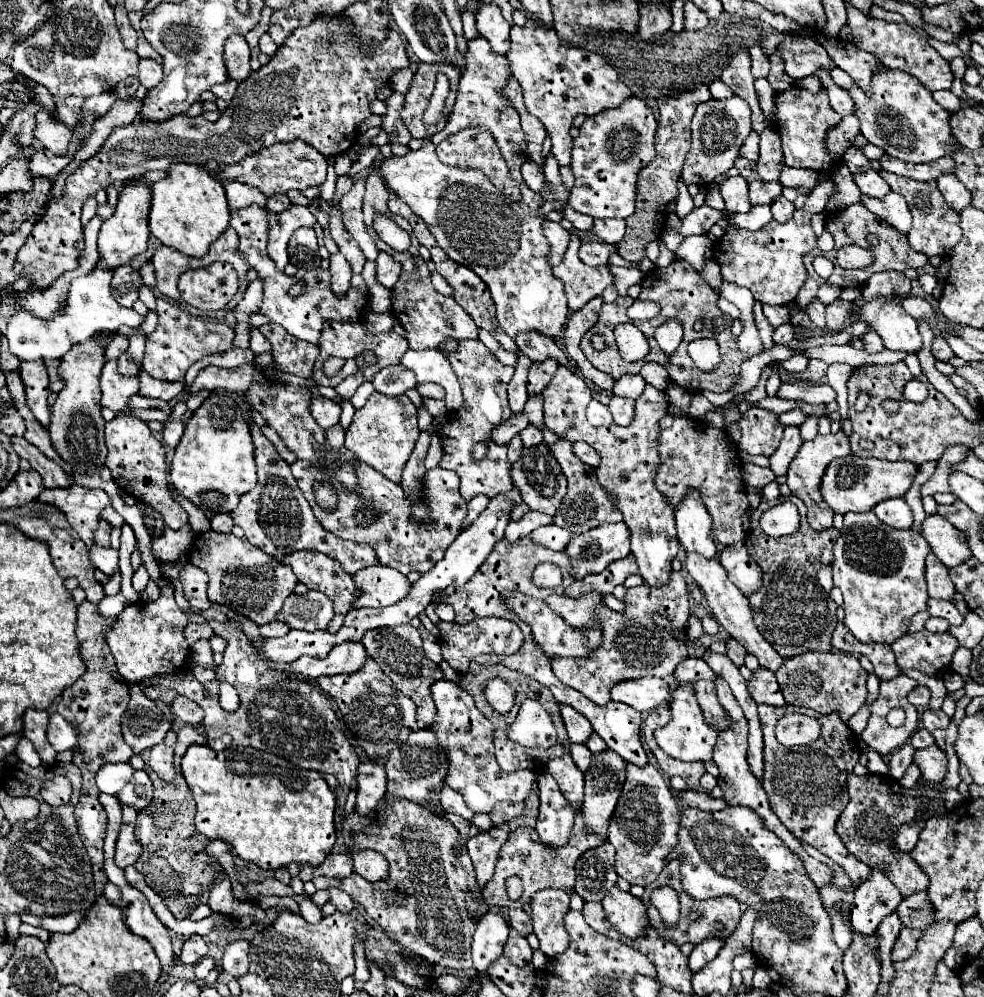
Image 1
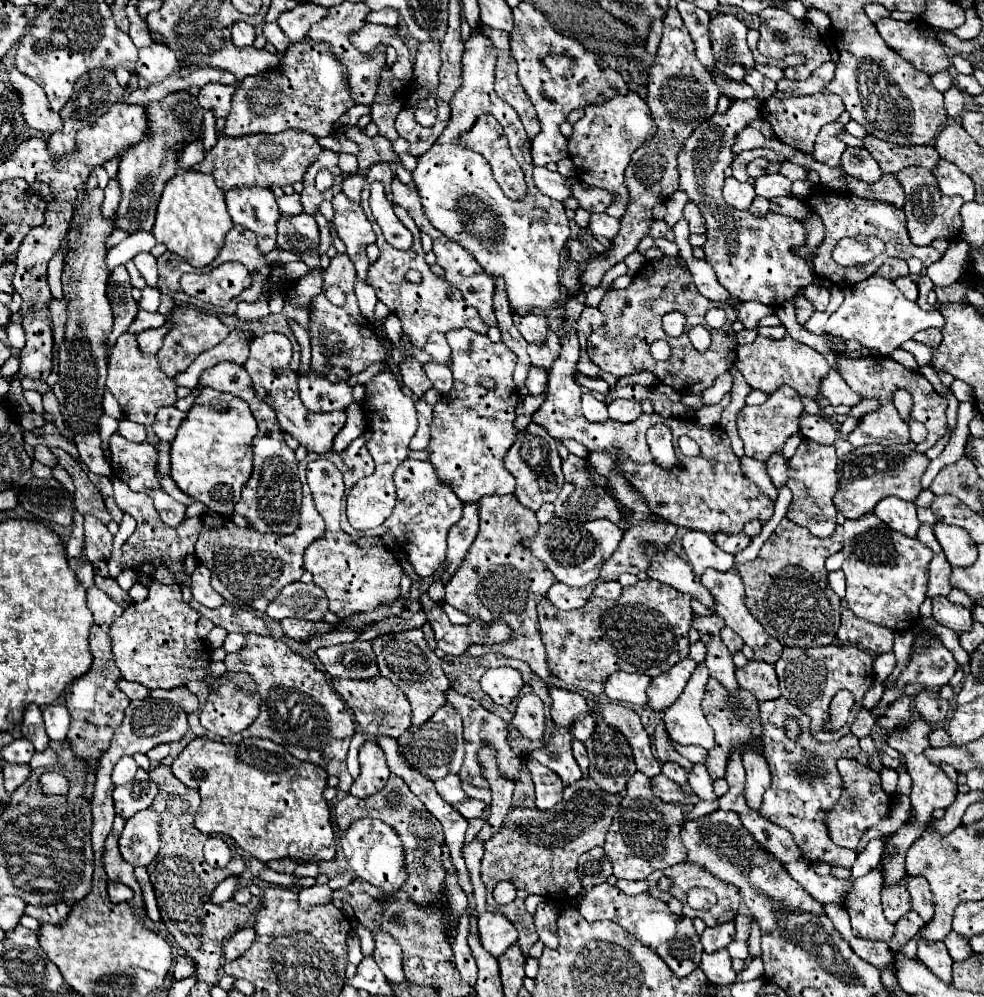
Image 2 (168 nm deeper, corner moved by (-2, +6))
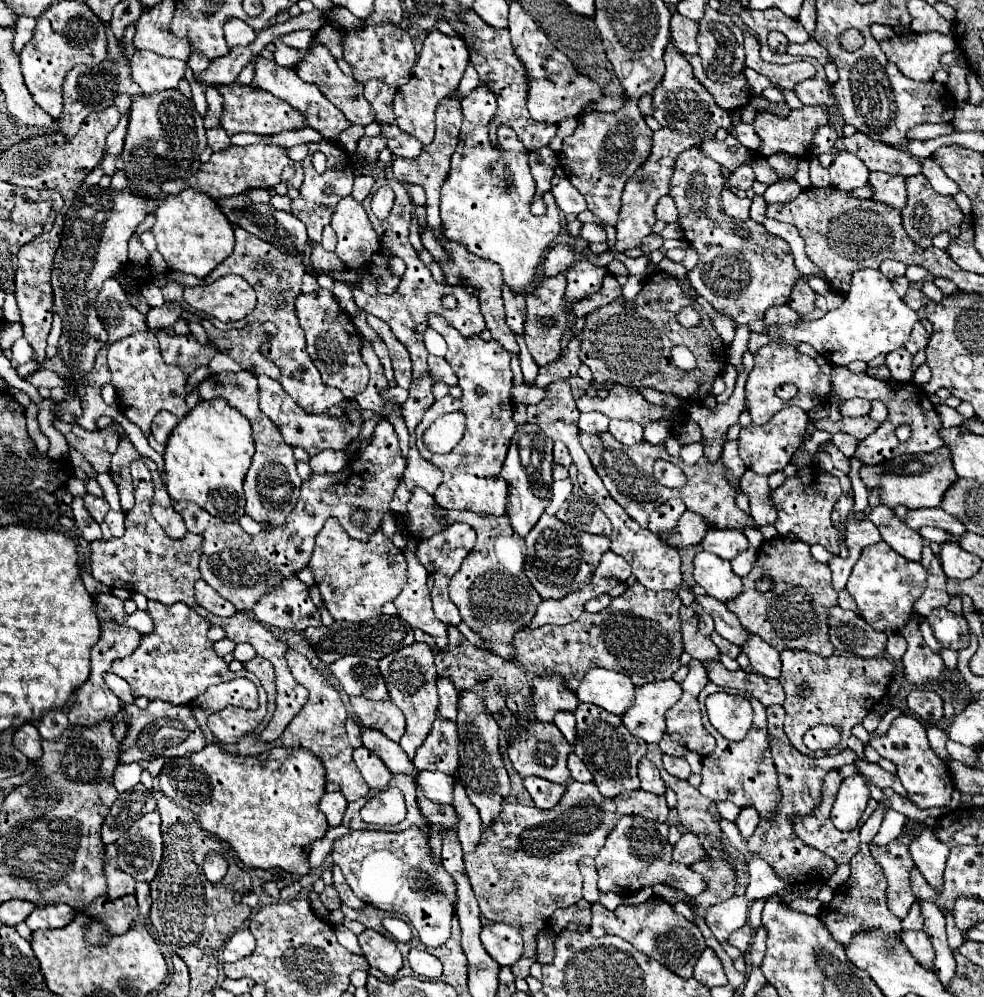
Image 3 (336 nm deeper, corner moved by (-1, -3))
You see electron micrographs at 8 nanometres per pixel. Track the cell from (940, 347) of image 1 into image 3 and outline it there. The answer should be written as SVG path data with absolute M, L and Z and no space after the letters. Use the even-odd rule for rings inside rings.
M917 320L915 322L915 326L913 326L913 330L911 330L911 338L907 340L907 350L911 352L911 354L917 354L919 350L923 350L925 346L927 346L927 342L929 342L929 338L925 336L925 328L923 328L923 324Z

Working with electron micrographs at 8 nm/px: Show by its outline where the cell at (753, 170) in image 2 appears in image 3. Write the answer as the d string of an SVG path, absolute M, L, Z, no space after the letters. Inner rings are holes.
M743 164L741 168L737 168L735 172L731 172L731 176L725 182L725 188L739 188L739 190L747 190L751 188L751 184L755 182L755 174L751 170L749 164Z

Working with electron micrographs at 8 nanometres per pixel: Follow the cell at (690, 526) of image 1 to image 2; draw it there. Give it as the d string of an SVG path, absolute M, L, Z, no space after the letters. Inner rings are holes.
M686 531L682 537L682 547L696 575L702 575L708 567L716 571L728 571L734 563L734 555L718 549L714 539L704 531Z

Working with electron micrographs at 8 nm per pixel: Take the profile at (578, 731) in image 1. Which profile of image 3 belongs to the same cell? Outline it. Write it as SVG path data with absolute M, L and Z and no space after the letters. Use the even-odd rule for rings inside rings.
M561 674L535 676L531 680L535 716L543 722L553 722L553 716L561 710L575 712L579 700L575 692L567 686Z

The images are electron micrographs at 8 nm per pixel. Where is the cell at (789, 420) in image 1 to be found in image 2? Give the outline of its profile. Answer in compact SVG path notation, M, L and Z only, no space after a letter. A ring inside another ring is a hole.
M806 411L800 415L800 431L804 433L804 437L822 445L832 445L836 439L836 429L828 421L824 421L820 415L810 415Z

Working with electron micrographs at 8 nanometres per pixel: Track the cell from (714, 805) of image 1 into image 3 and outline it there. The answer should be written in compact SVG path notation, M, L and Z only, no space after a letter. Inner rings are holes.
M571 782L559 800L559 804L551 810L539 810L535 806L523 806L523 804L511 804L503 802L501 812L497 818L493 818L491 826L481 830L479 844L473 852L463 854L465 862L465 872L469 876L469 884L477 896L481 914L491 920L491 922L507 922L509 926L517 928L523 936L525 942L525 952L519 962L511 966L515 978L527 978L529 968L535 962L537 954L537 934L547 928L551 914L557 908L567 908L575 904L581 896L581 872L577 868L577 862L583 856L595 856L599 848L603 846L605 838L609 832L615 828L621 816L643 816L655 822L665 822L669 814L669 808L665 804L665 796L651 796L651 792L643 790L633 790L633 792L623 792L615 798L605 798L593 782L581 784L581 782Z

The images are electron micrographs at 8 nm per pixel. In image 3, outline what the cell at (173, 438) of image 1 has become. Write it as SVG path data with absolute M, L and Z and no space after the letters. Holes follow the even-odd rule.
M159 412L157 416L155 416L155 420L153 420L153 426L151 426L151 434L155 436L155 440L159 442L159 444L165 444L167 440L169 440L169 434L173 432L173 428L177 426L177 422L179 422L179 418L177 416L173 416L171 412Z

